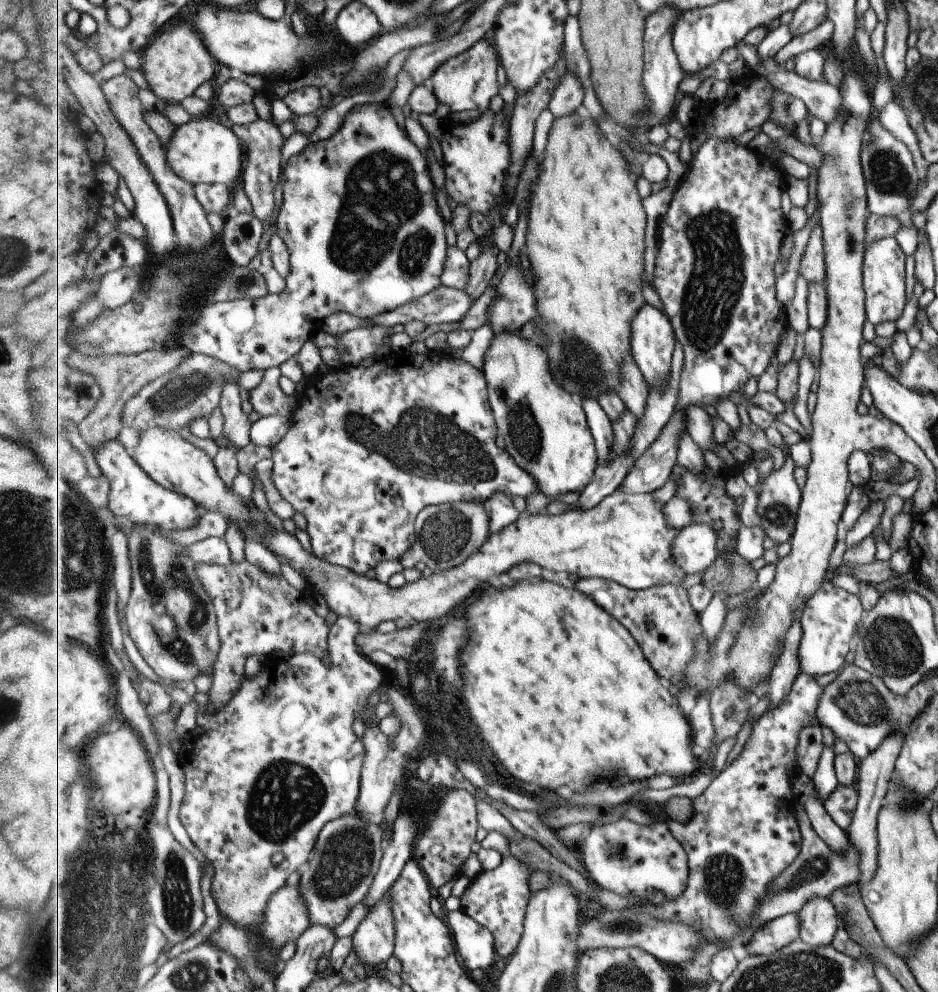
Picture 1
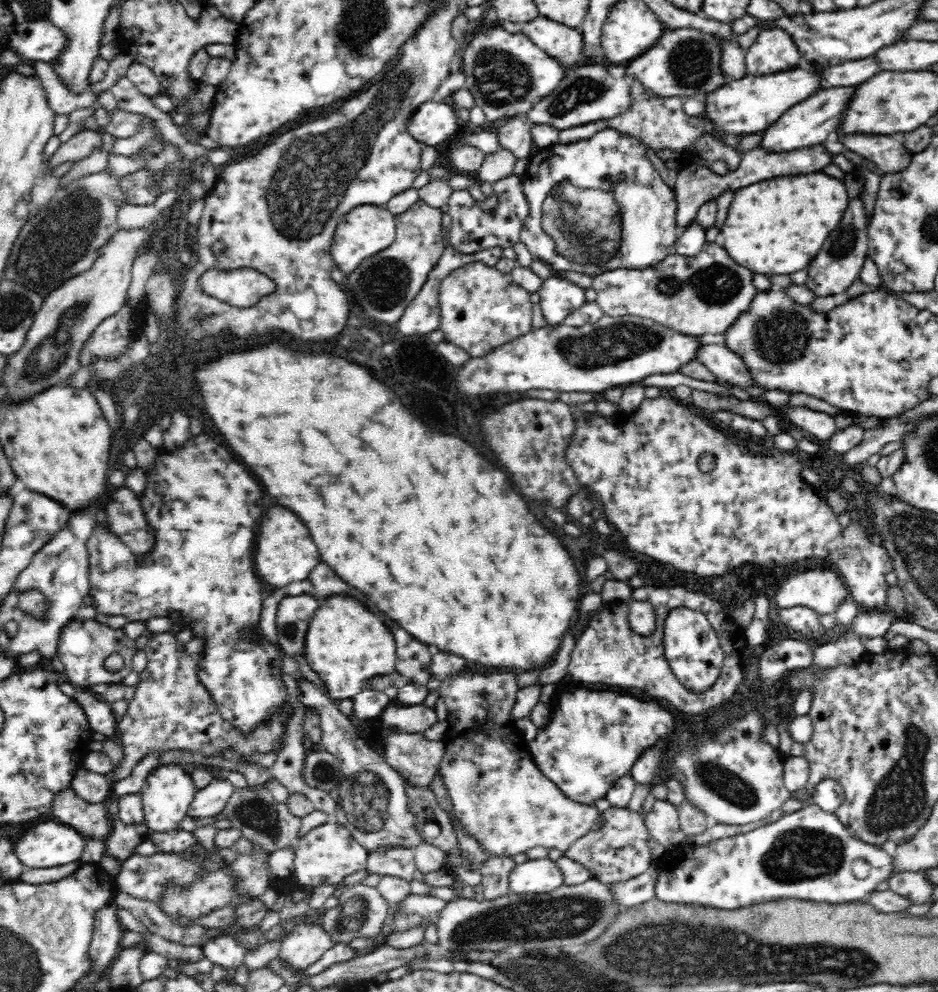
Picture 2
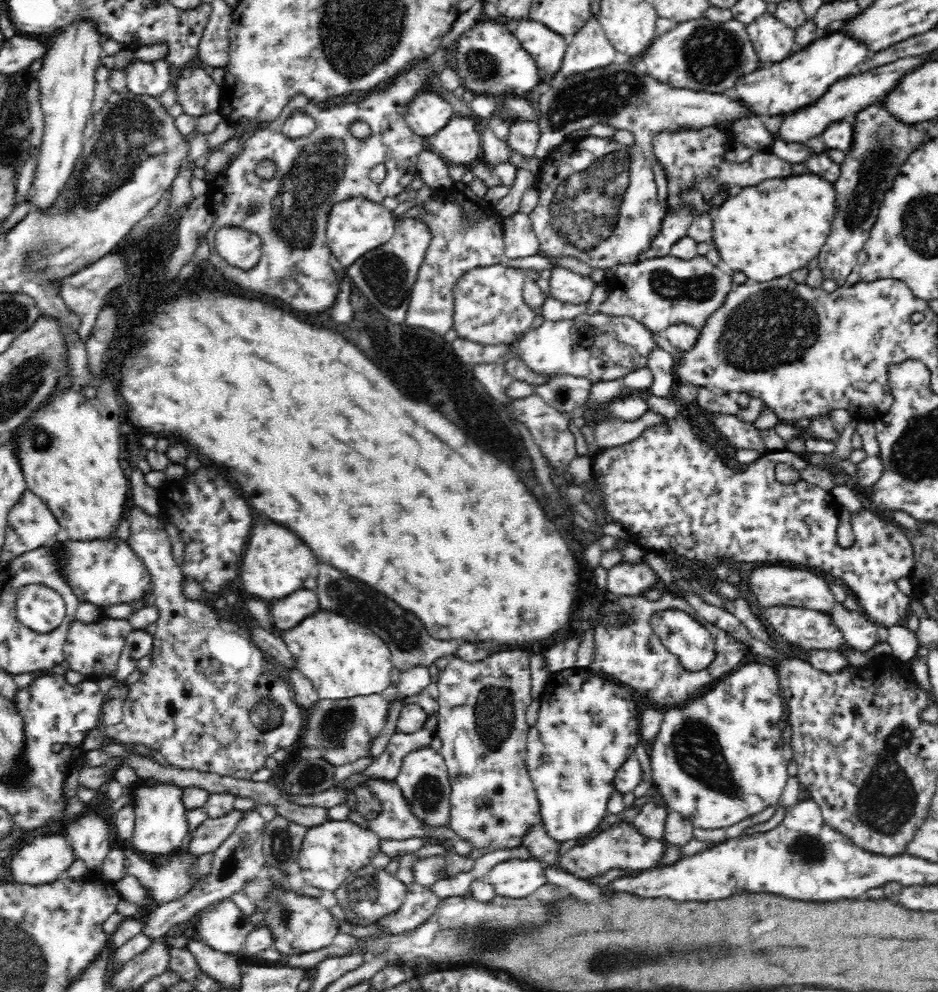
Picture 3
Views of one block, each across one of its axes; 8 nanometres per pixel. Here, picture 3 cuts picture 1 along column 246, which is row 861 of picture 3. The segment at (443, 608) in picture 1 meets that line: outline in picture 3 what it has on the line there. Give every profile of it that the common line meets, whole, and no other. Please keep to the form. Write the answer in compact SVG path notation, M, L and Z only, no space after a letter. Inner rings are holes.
M510 859L498 862L487 872L485 879L504 898L524 898L547 884L545 867L534 859Z

